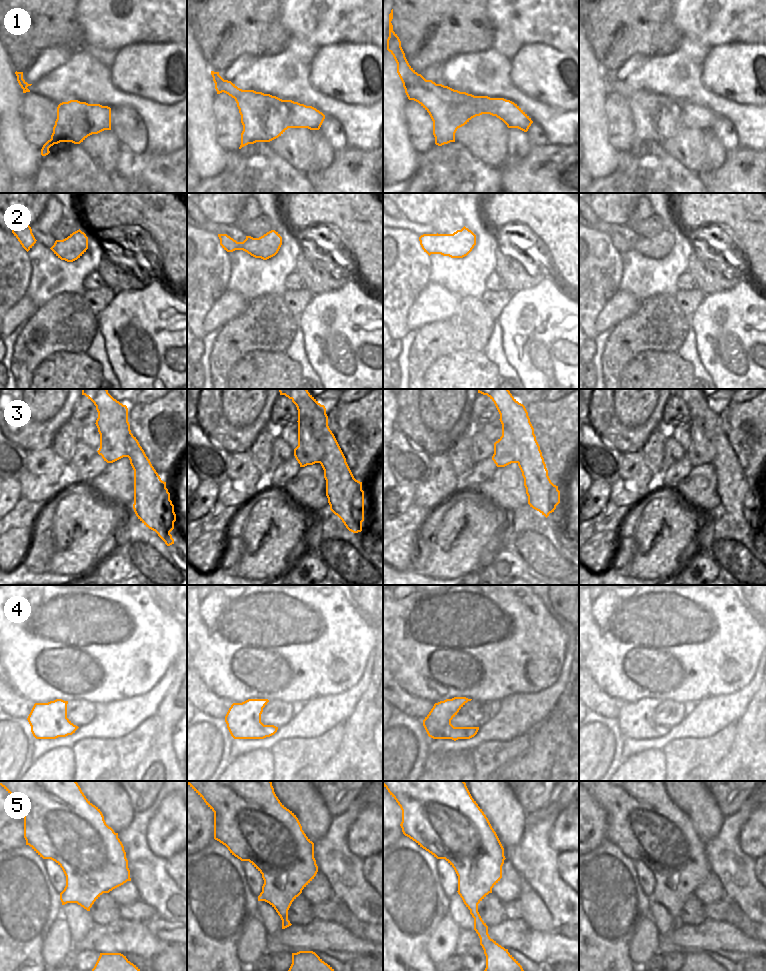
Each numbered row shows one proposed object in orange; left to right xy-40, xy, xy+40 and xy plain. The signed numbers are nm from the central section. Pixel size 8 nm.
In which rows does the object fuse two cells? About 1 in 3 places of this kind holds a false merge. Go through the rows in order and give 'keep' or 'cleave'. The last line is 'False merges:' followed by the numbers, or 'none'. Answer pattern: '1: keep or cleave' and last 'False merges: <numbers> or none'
1: keep
2: keep
3: cleave
4: keep
5: keep
False merges: 3

